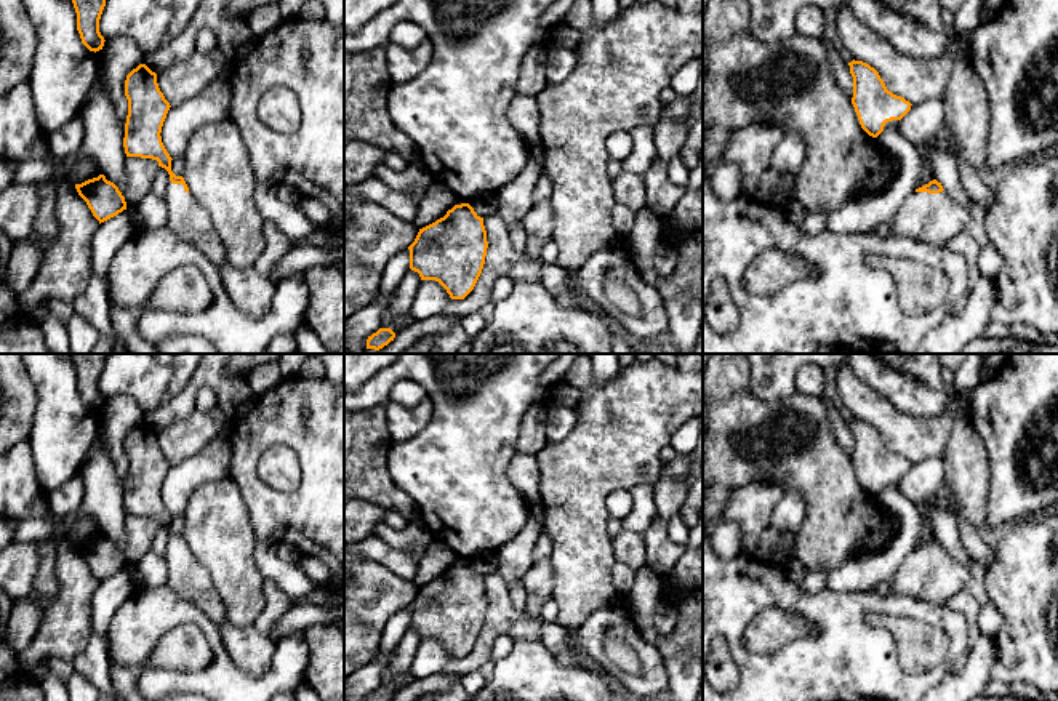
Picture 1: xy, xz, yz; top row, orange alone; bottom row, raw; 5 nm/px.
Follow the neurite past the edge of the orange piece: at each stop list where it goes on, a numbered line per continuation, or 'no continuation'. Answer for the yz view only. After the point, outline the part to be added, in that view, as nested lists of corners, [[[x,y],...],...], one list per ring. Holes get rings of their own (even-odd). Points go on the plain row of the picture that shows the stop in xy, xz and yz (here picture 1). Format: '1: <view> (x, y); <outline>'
1: yz (935, 576); [[[946,549],[940,552],[912,551],[892,576],[888,594],[946,605],[965,589],[968,578],[968,567]]]

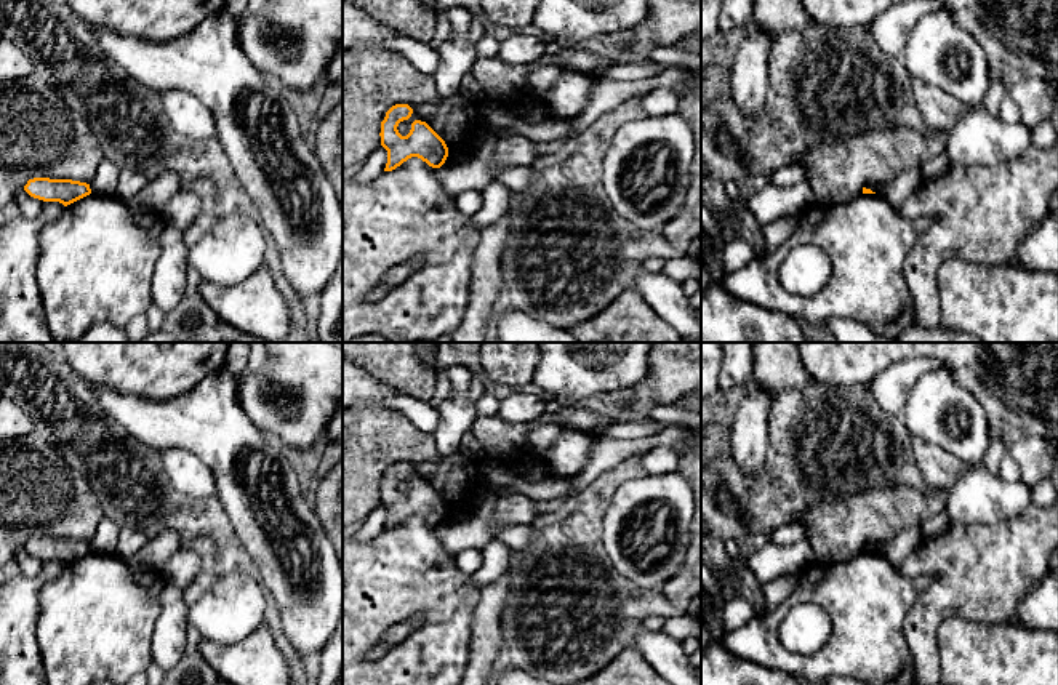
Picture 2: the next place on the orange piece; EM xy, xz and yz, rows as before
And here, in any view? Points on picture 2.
no continuation

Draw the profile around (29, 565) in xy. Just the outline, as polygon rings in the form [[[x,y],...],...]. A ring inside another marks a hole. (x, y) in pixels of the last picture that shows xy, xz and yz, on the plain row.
[[[24,547],[16,552],[14,560],[26,576],[38,576],[45,562],[43,559],[30,555]]]

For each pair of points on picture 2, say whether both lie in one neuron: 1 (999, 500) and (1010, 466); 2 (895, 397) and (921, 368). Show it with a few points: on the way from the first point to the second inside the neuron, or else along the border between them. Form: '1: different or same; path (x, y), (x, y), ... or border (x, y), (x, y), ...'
1: different; border (999, 474), (1007, 480), (1020, 479)
2: same; path (897, 389), (913, 373)

